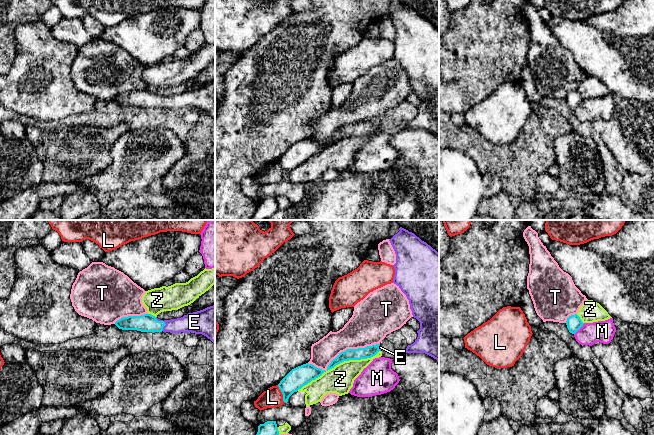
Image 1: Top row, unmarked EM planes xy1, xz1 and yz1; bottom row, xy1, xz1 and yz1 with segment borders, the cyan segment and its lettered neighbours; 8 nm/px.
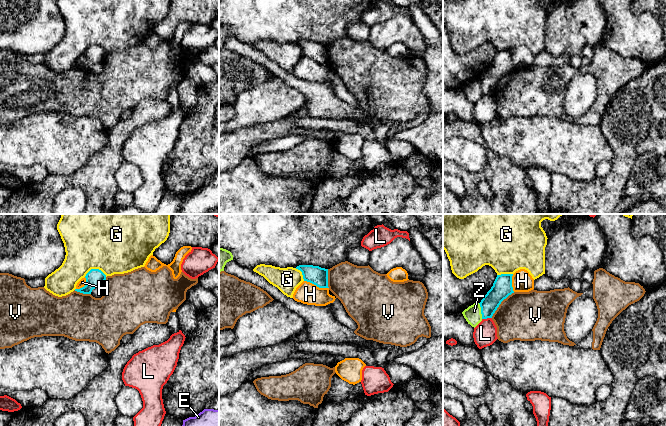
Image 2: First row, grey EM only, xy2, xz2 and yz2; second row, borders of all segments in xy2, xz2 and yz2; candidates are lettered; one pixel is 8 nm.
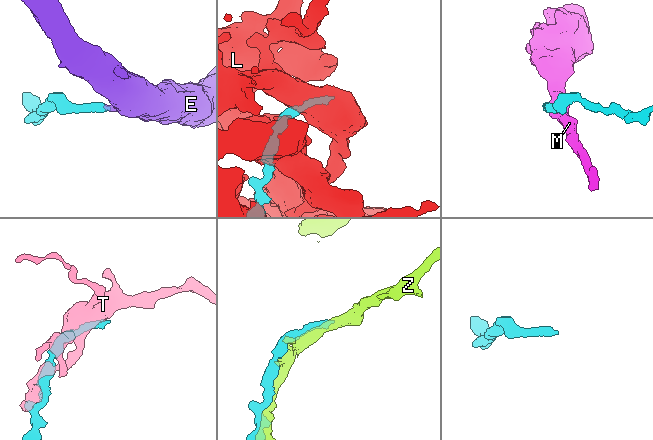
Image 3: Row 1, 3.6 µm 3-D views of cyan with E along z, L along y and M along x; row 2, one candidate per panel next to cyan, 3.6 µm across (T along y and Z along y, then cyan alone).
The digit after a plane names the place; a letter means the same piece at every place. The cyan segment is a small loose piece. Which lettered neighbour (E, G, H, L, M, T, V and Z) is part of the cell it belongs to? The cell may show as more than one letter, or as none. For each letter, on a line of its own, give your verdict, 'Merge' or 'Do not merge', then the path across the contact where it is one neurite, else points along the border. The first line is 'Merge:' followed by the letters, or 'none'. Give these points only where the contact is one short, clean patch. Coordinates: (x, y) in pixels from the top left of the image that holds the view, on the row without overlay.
Merge: E
E: Merge. Path across: xy1 (145, 99), (164, 98), (195, 98)
G: Do not merge
H: Do not merge. Boundary: xz2 (304, 56), (319, 63), (328, 64)
L: Do not merge
M: Do not merge
T: Do not merge
V: Do not merge
Z: Do not merge

